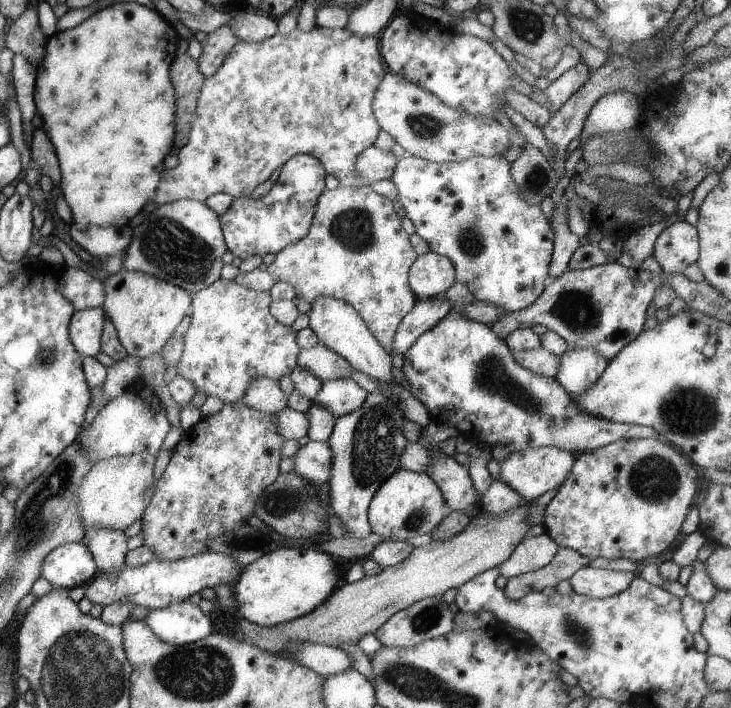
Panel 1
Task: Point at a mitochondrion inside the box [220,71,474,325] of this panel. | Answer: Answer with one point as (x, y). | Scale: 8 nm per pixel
(353, 227)

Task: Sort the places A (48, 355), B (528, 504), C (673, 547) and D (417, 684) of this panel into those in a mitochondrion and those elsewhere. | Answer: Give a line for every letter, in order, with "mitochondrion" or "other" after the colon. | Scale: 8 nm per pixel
A: mitochondrion
B: other
C: other
D: mitochondrion

